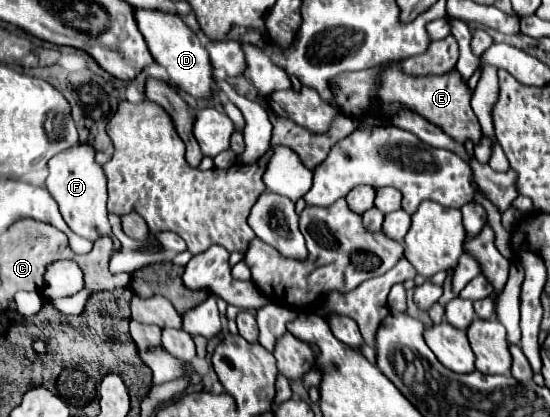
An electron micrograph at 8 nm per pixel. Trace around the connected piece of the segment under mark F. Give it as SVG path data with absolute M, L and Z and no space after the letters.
M75 143L71 149L57 153L49 161L47 189L59 203L59 211L71 231L89 241L97 241L103 235L111 235L115 247L121 248L121 243L113 235L107 219L107 177L103 173L103 167L95 163L95 149L89 143Z

